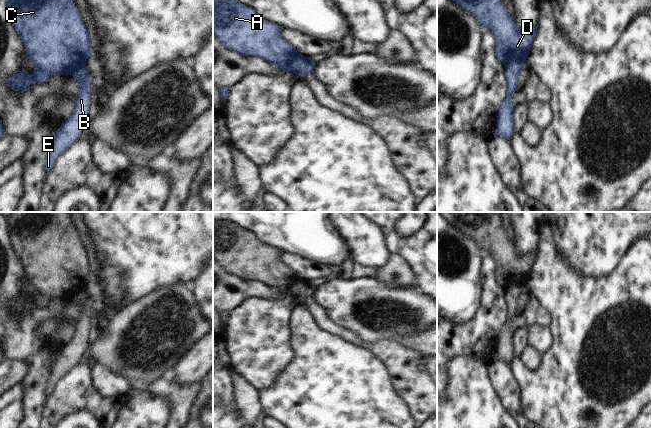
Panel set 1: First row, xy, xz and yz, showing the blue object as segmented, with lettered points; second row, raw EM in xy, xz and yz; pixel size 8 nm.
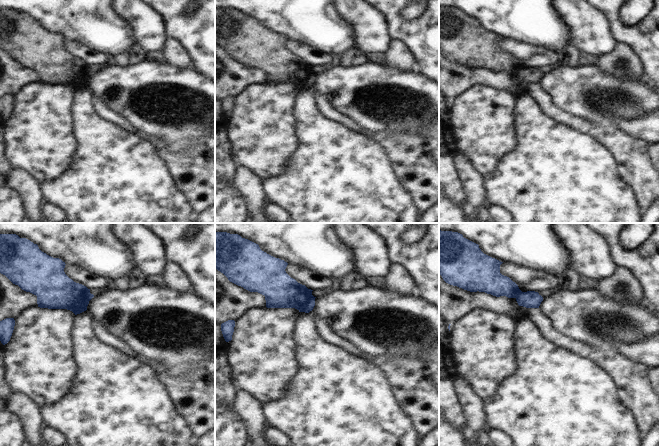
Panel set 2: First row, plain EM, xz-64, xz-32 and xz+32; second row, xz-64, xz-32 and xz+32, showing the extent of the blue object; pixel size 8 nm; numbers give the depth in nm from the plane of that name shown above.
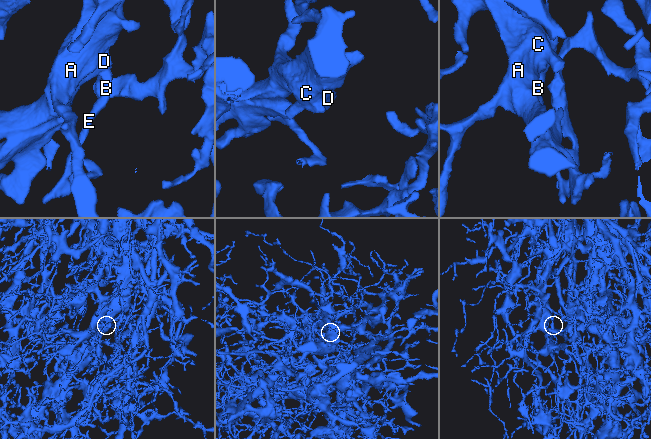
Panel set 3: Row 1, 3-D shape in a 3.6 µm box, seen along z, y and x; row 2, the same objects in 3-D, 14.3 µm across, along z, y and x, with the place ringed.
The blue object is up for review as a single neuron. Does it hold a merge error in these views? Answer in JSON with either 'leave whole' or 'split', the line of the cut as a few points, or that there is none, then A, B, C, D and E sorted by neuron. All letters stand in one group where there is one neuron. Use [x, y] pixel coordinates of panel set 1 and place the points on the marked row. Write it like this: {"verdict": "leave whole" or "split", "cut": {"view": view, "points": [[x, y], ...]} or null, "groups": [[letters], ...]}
{"verdict": "split", "cut": {"view": "xz", "points": [[305, 56], [294, 58], [288, 70]]}, "groups": [["A", "C", "D"], ["B", "E"]]}

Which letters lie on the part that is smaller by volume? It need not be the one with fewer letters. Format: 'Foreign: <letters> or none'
Foreign: B, E.

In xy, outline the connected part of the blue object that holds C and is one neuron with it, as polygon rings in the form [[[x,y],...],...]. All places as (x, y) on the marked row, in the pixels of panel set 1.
[[[7,0],[7,4],[13,26],[35,67],[32,75],[22,70],[8,78],[6,85],[12,90],[23,92],[31,83],[47,82],[52,75],[68,76],[71,67],[85,65],[93,54],[91,36],[72,0]]]

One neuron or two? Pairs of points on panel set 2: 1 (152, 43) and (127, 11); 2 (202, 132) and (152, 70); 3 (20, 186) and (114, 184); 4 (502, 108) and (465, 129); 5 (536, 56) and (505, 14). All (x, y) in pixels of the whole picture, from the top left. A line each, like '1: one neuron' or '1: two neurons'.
1: one neuron
2: one neuron
3: two neurons
4: one neuron
5: two neurons

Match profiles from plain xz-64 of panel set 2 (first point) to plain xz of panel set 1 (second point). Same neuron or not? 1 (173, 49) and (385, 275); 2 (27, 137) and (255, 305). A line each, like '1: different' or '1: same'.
1: same
2: same

